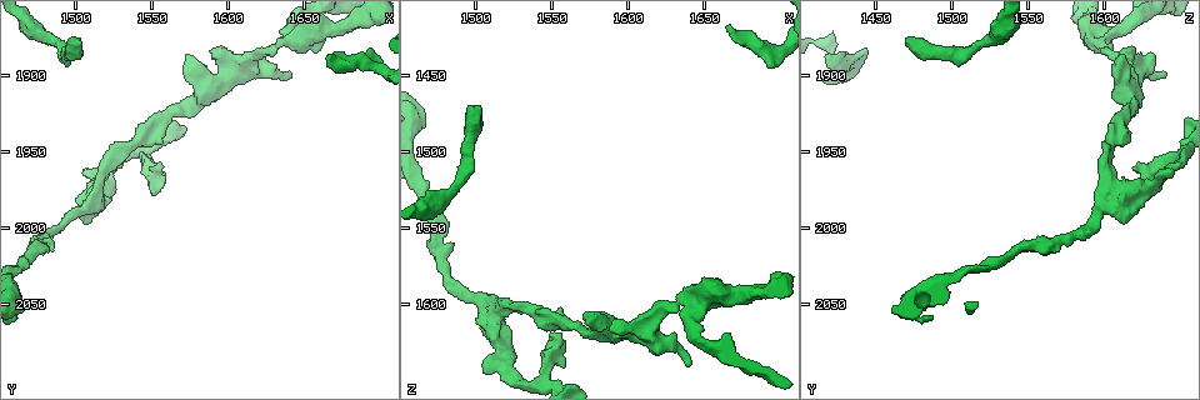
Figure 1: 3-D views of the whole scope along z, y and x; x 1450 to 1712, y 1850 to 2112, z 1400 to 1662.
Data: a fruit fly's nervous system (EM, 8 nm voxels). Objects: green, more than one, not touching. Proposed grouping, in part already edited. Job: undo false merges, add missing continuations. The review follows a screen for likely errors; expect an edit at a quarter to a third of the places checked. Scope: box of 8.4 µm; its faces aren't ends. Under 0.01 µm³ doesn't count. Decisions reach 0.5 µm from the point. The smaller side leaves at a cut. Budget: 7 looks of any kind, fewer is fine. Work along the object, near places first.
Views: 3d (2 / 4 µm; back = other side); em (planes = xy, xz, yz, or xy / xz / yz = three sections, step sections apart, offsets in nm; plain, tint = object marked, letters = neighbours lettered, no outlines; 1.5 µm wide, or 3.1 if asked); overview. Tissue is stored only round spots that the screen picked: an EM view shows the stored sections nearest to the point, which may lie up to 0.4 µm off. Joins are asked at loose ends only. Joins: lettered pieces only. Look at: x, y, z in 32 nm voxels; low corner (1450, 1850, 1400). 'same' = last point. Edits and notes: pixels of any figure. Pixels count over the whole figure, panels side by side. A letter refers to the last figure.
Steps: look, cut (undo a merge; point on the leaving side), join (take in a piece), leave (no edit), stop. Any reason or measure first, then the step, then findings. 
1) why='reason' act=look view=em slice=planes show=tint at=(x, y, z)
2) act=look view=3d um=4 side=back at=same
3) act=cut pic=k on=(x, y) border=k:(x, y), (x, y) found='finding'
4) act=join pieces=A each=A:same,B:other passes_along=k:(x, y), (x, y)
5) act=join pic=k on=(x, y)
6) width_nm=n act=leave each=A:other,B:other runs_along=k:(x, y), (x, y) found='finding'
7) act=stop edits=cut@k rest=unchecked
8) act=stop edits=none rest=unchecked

act=look view=3d um=4 at=(1638, 1898, 1638)

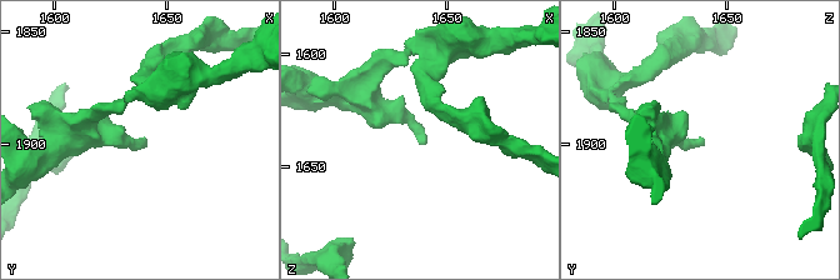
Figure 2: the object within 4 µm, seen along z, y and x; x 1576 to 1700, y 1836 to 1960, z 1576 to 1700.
act=look view=em slice=xy step=8 show=letters at=(1641, 1897, 1640)

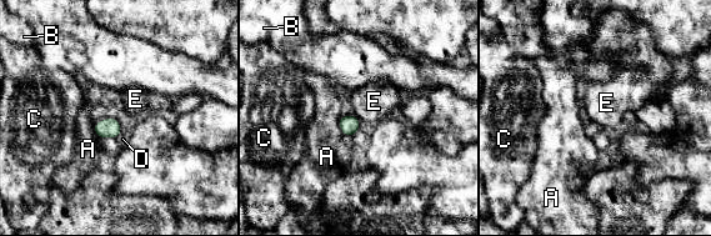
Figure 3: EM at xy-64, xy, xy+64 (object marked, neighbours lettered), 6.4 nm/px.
why='cut it another way' act=look view=em slice=yz step=4 show=letters at=same

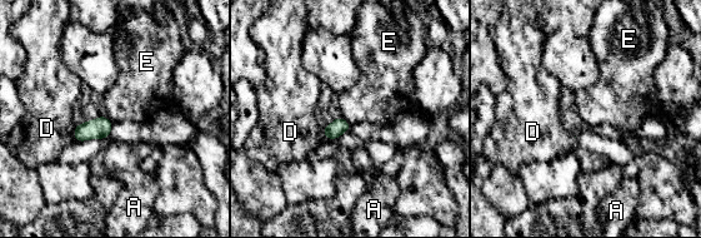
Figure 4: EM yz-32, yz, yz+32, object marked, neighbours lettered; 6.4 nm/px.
longest_contact=D:110nm act=leave each=A:other,D:other,E:other border=4:(339, 115), (351, 125) found='no lettered piece goes on from it'

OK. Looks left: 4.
why='free end' act=look view=3d um=2 at=(1698, 1886, 1444)

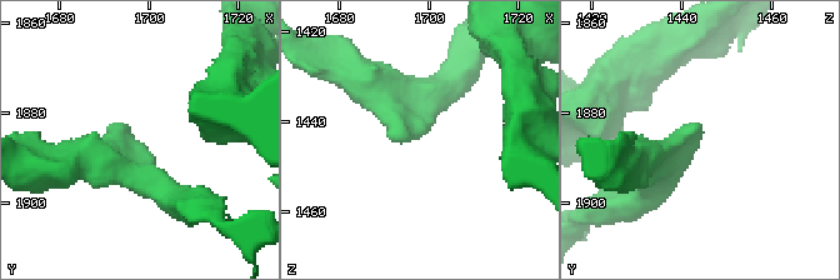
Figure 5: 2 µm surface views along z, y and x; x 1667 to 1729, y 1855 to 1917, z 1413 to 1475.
arm_widths_nm=220,280 act=look view=em slice=xz step=4 show=tint at=(1697, 1886, 1443)

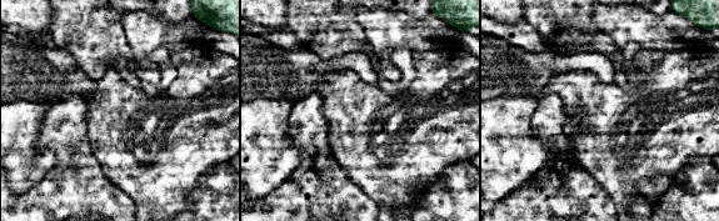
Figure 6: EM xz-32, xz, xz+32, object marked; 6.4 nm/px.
why='another direction' act=look view=em slice=planes show=letters at=same

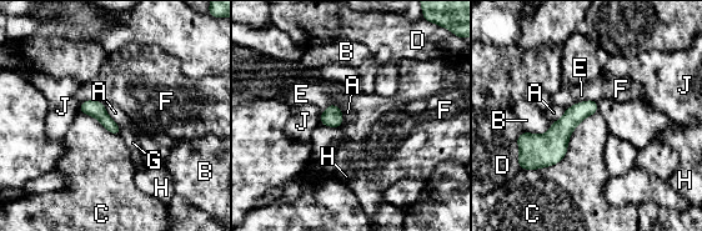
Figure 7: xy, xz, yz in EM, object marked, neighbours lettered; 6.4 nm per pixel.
act=leave each=A:other,B:other,C:other,D:other,E:other,F:other,G:other,H:other,J:other border=7:(104, 105), (108, 115), (121, 129) found='no lettered piece goes on from it'

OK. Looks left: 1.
act=stop edits=none rest=unchecked

